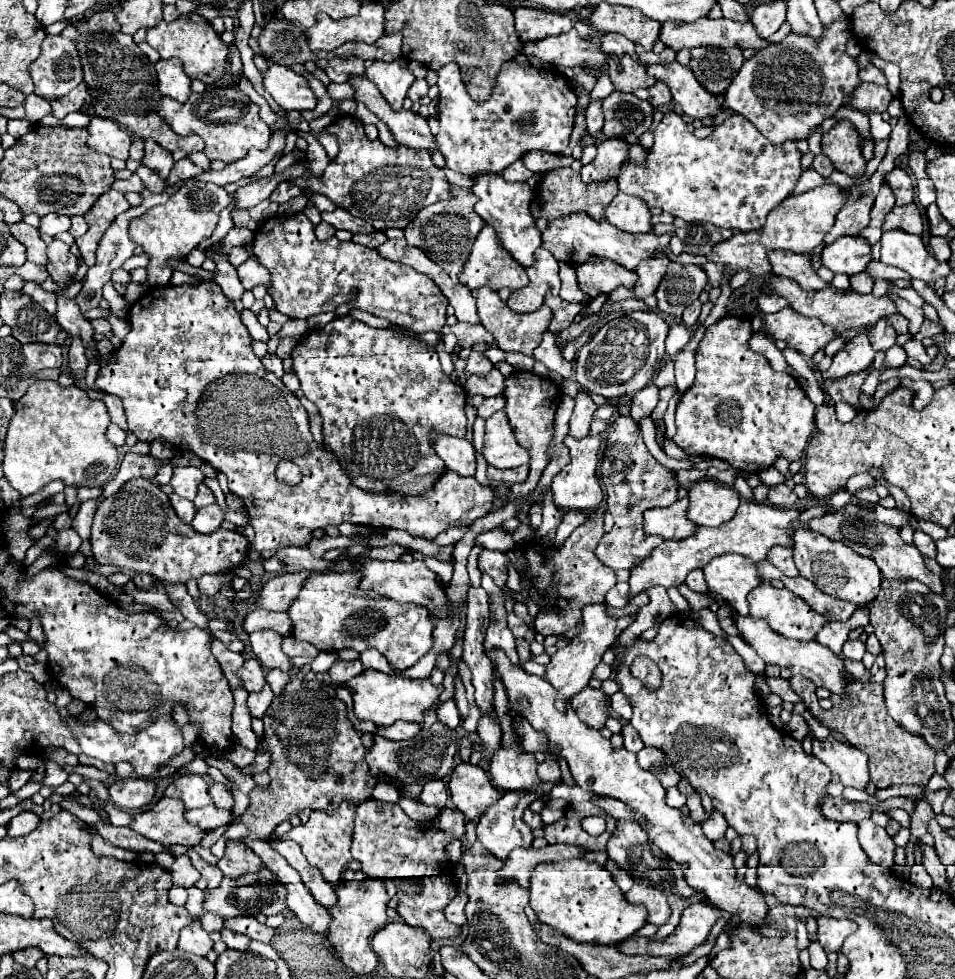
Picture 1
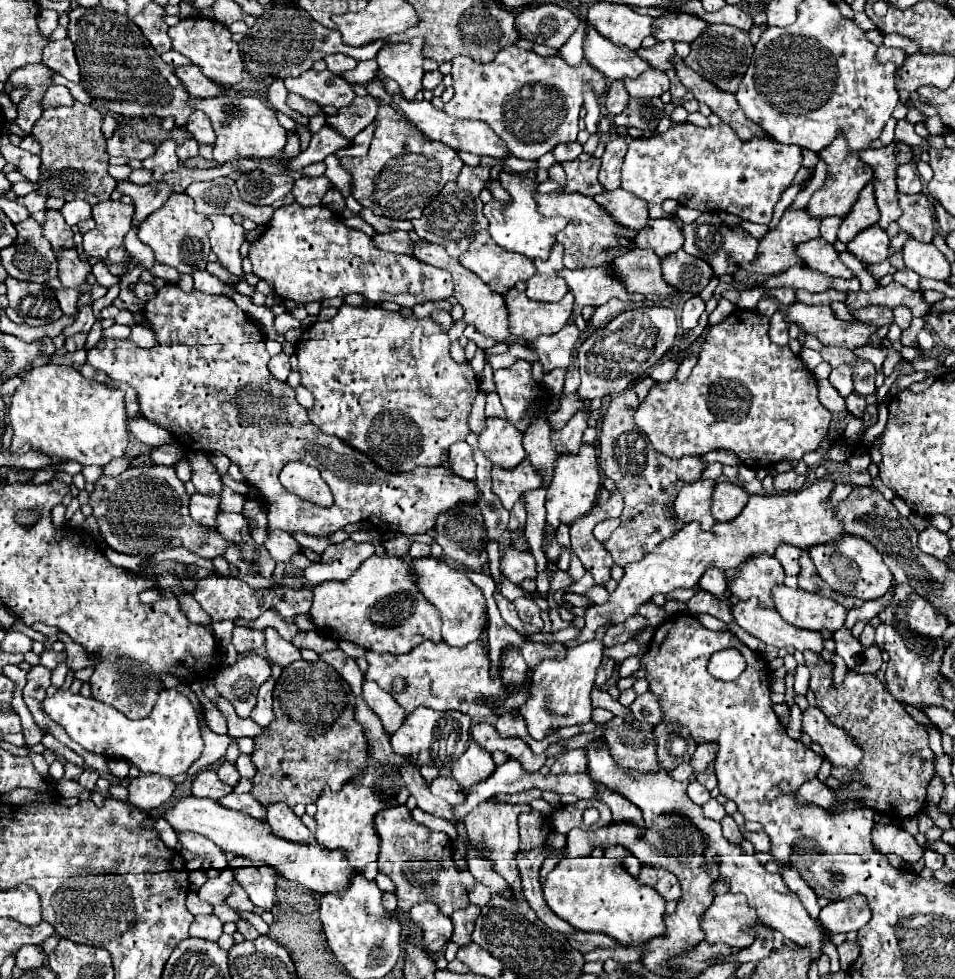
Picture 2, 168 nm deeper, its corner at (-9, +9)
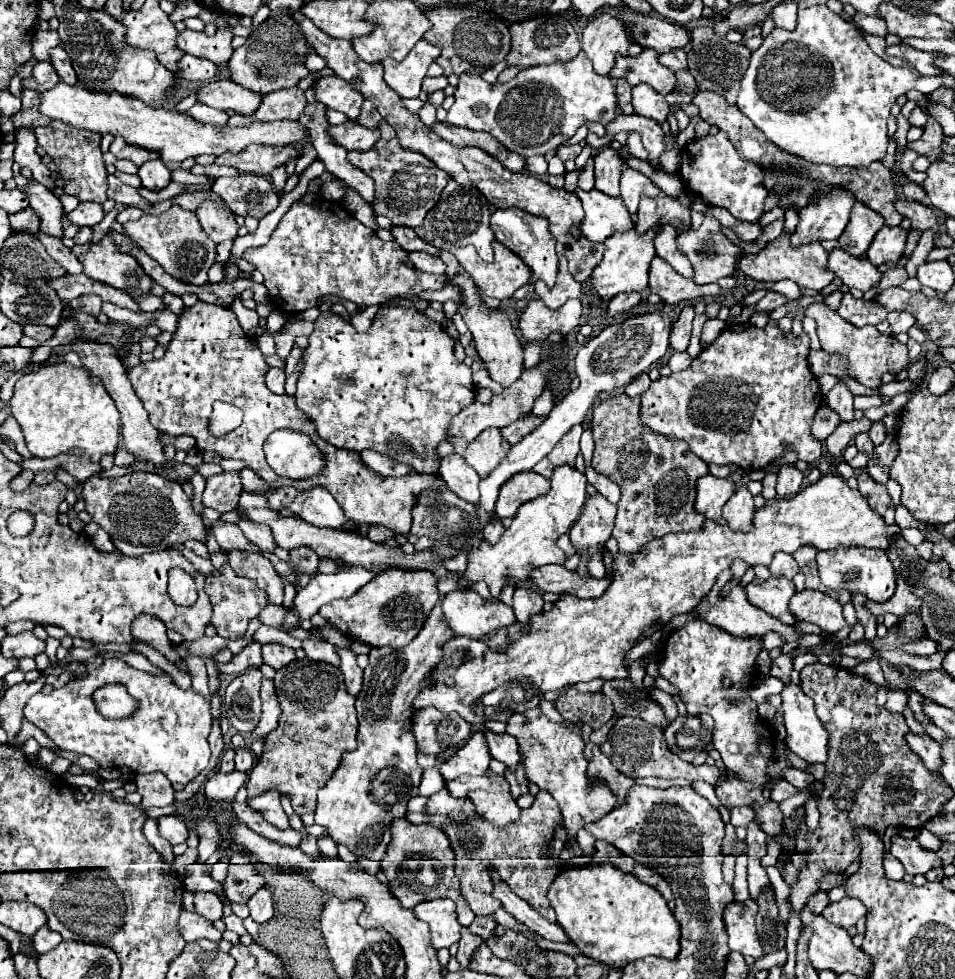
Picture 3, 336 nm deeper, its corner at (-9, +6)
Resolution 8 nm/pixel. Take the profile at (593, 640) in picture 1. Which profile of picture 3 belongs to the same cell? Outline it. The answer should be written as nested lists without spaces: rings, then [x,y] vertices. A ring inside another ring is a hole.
[[[535,707],[525,713],[517,713],[507,721],[507,733],[517,737],[521,759],[527,771],[527,779],[557,799],[565,829],[569,833],[569,847],[575,843],[575,835],[581,827],[585,827],[591,821],[601,819],[615,807],[613,793],[605,787],[601,781],[589,781],[587,779],[587,759],[583,755],[583,721],[561,721],[553,723],[549,721],[541,707]]]

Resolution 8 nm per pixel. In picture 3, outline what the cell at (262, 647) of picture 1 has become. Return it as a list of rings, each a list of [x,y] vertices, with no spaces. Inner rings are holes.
[[[265,643],[263,645],[263,661],[267,665],[271,665],[273,669],[281,669],[285,665],[289,665],[295,659],[295,651],[279,645],[279,643]]]

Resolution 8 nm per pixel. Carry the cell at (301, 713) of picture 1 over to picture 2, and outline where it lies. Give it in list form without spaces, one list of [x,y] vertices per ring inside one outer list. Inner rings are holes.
[[[321,660],[293,662],[289,668],[283,668],[281,678],[275,684],[273,700],[275,720],[273,724],[269,724],[269,728],[255,736],[255,750],[251,754],[251,760],[257,768],[251,794],[263,806],[275,802],[285,802],[289,808],[293,808],[295,804],[313,804],[321,796],[325,786],[337,792],[345,784],[345,780],[351,780],[365,768],[367,740],[361,724],[355,720],[353,692],[349,692],[349,684],[341,680],[335,668]]]

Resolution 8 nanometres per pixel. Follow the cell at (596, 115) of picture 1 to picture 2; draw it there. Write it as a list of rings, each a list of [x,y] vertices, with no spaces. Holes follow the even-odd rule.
[[[621,80],[611,82],[611,86],[609,86],[607,94],[605,94],[605,102],[603,104],[605,104],[605,110],[611,116],[617,116],[617,114],[621,114],[627,108],[629,94],[627,94],[627,90],[625,90],[625,86],[623,86]]]

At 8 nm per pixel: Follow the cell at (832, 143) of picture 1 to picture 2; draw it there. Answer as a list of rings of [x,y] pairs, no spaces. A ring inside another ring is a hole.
[[[837,136],[837,140],[829,148],[821,150],[819,158],[827,164],[827,178],[825,178],[823,188],[819,188],[811,196],[811,200],[807,204],[807,212],[813,218],[827,218],[827,216],[843,218],[843,216],[847,216],[851,212],[853,204],[857,202],[857,196],[859,196],[861,188],[873,178],[873,172],[871,172],[869,166],[865,166],[859,160],[859,156],[855,152],[849,152],[847,142],[845,142],[843,136]]]

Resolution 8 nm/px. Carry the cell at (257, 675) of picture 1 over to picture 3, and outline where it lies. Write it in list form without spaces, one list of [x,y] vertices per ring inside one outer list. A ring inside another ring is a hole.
[[[249,667],[241,675],[237,675],[223,697],[223,713],[229,717],[231,725],[239,733],[251,733],[261,715],[259,687],[261,687],[261,669]]]

